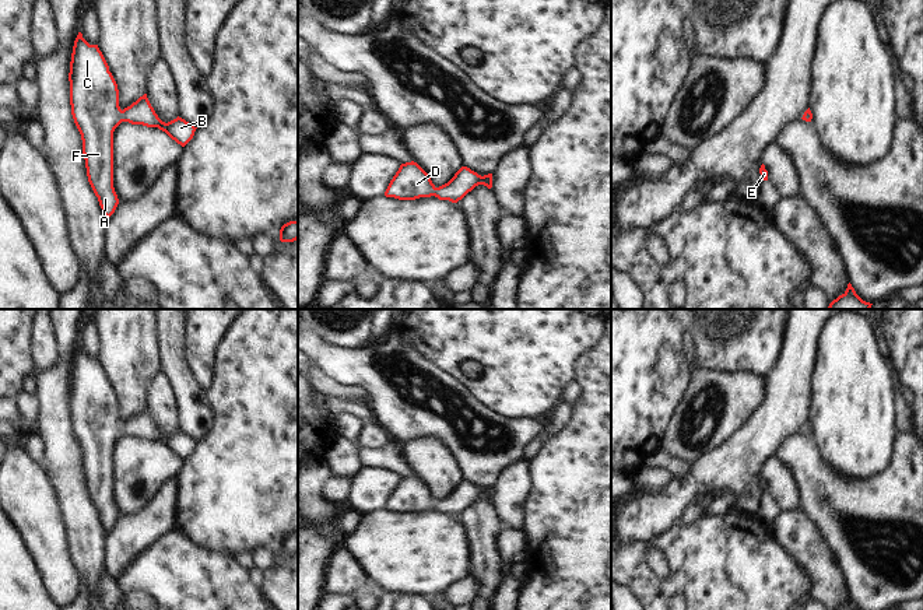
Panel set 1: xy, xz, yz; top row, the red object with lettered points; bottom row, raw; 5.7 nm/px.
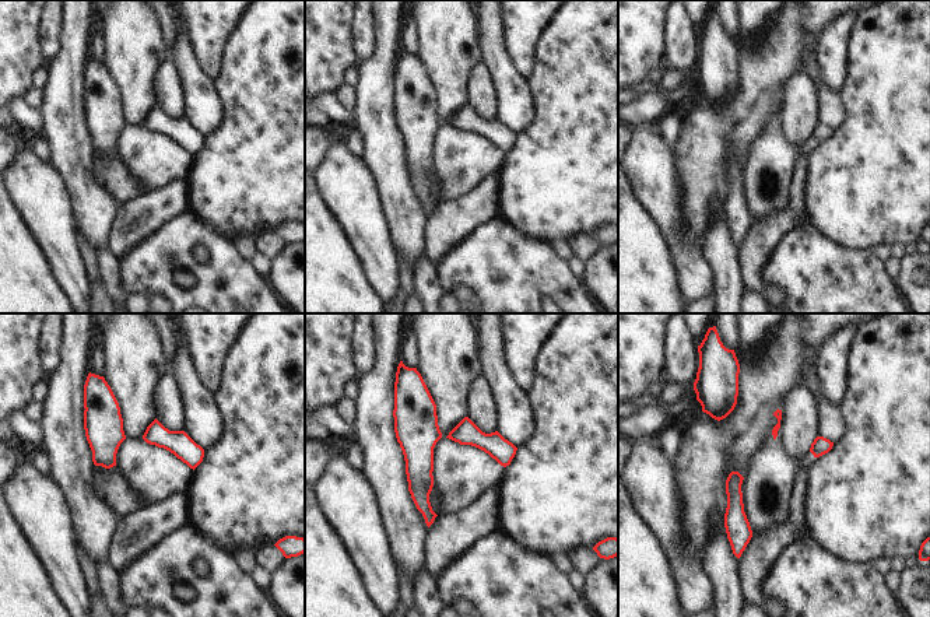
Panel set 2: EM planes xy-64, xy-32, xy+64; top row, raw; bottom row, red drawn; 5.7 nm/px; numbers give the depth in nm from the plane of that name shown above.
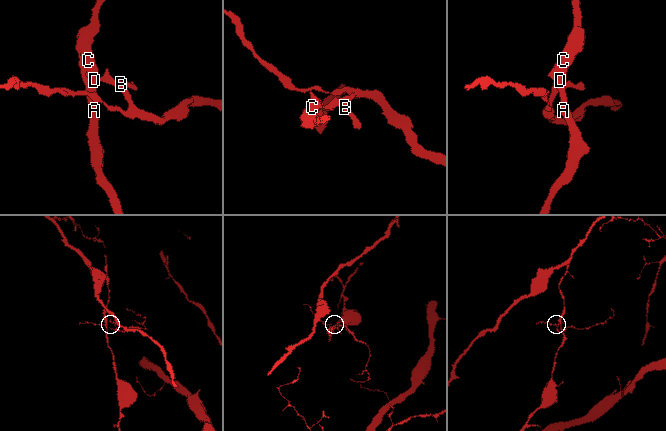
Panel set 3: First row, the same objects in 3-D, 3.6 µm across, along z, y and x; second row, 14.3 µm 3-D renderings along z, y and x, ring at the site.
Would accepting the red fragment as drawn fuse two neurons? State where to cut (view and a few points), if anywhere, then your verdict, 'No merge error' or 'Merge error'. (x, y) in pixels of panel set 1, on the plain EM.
No split. No merge error

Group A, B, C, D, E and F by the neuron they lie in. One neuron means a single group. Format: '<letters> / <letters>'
A B C D E F

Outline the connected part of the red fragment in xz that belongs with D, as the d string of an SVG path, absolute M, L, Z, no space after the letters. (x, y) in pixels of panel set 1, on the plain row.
M414 474L401 477L390 494L385 509L399 513L415 513L435 509L439 513L457 516L475 499L492 501L492 487L478 488L467 480L462 480L445 498L436 501L429 488Z

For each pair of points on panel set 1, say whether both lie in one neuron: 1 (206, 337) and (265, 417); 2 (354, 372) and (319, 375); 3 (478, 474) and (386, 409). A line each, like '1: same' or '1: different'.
1: different
2: different
3: same

